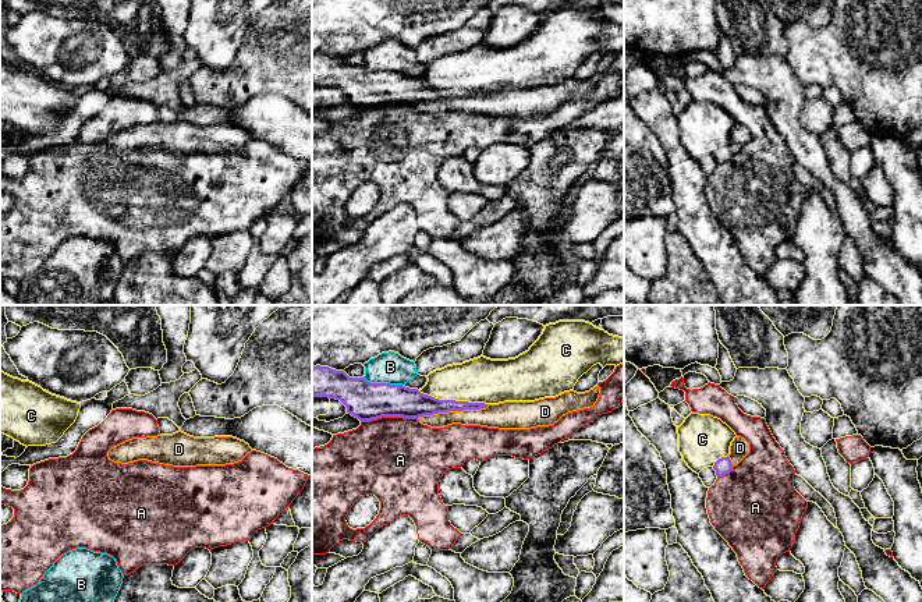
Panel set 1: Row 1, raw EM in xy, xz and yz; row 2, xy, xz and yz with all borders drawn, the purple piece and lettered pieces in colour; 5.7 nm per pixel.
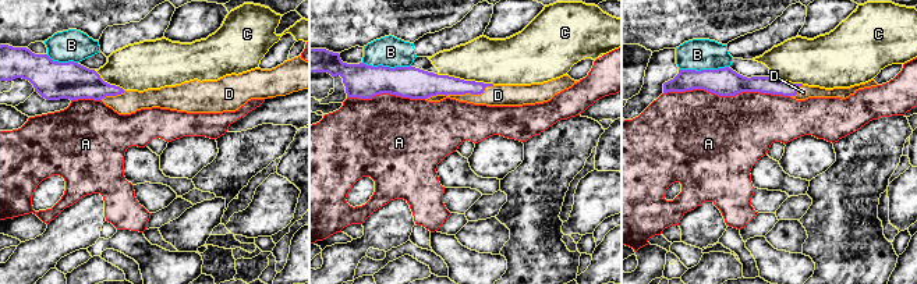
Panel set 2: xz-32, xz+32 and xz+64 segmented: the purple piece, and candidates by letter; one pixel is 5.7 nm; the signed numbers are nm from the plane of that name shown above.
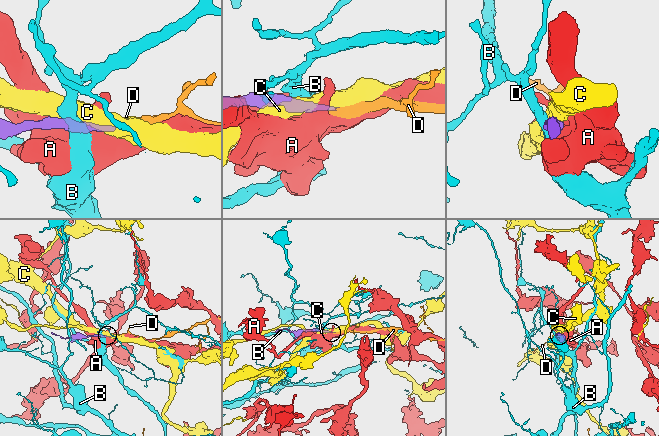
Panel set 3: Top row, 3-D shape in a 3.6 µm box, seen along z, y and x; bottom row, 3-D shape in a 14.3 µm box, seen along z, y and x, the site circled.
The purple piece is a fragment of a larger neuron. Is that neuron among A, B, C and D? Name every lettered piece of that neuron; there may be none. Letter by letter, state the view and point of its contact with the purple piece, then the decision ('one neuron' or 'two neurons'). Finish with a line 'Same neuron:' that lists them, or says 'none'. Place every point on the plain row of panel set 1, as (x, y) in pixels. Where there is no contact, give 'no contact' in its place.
A: contact xz (389, 103); two neurons
B: contact xz (383, 71); two neurons
C: contact xz (453, 88); two neurons
D: contact xz (453, 98); one neuron
Same neuron: D

